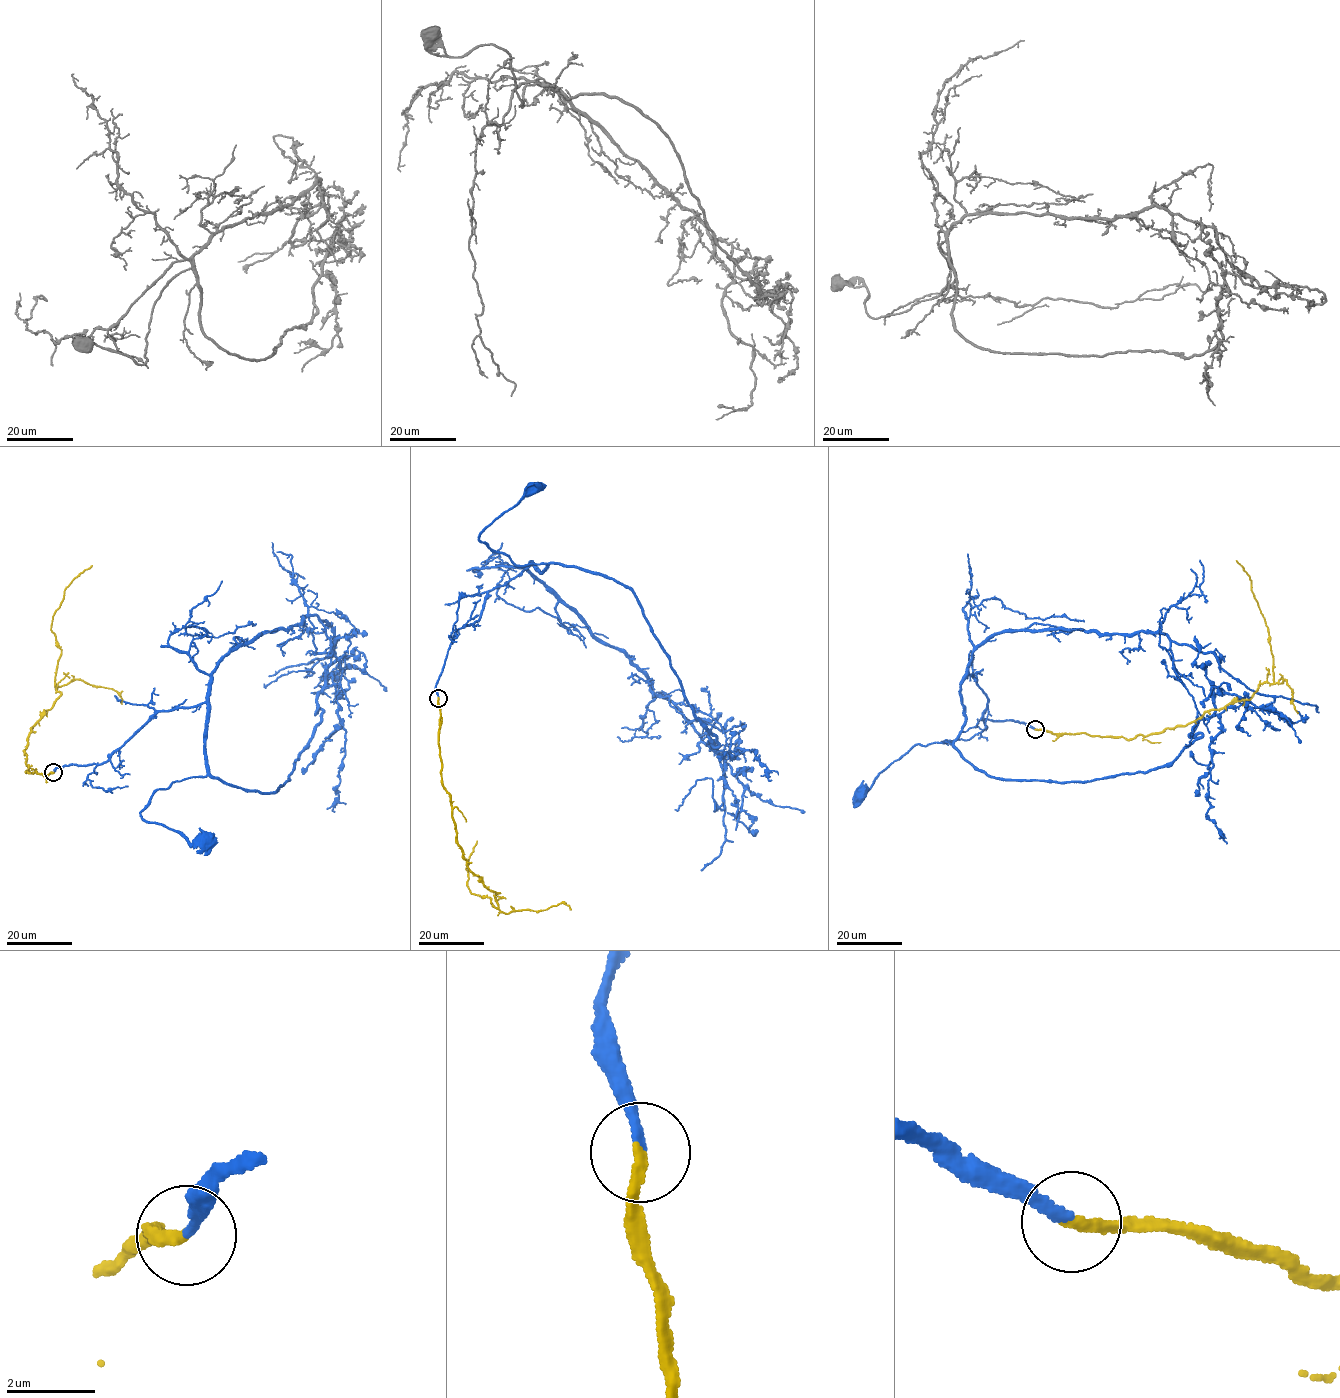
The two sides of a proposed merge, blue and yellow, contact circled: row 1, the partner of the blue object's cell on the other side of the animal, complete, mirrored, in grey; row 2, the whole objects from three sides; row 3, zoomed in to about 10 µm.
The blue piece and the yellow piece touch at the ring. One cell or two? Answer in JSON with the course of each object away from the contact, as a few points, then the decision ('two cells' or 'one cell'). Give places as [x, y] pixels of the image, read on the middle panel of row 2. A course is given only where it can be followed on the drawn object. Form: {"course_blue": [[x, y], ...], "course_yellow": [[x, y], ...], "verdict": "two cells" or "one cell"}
{"course_blue": [[438, 697], [453, 635], [478, 620], [490, 590], [529, 562], [547, 566], [517, 566], [478, 539], [531, 490]], "course_yellow": [[438, 697], [441, 782], [457, 843], [467, 866], [498, 893], [497, 908], [467, 885], [477, 841]], "verdict": "one cell"}

